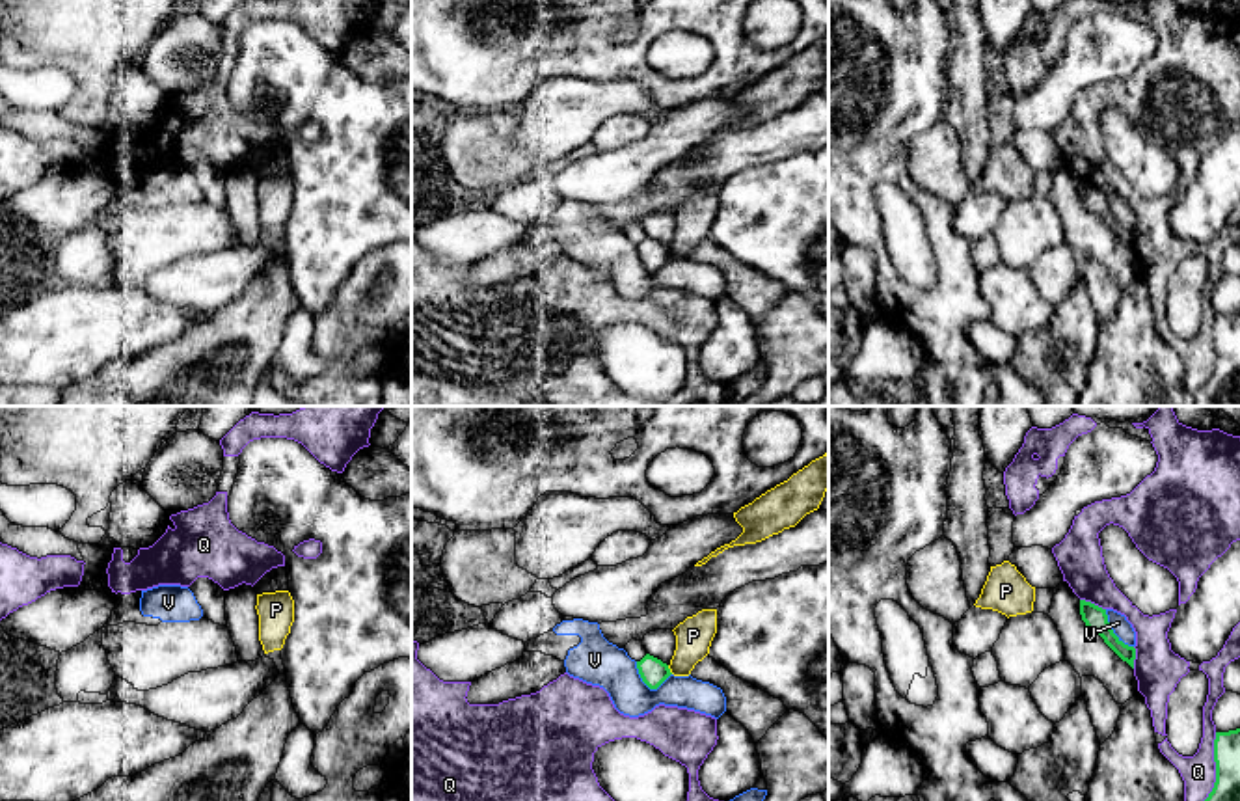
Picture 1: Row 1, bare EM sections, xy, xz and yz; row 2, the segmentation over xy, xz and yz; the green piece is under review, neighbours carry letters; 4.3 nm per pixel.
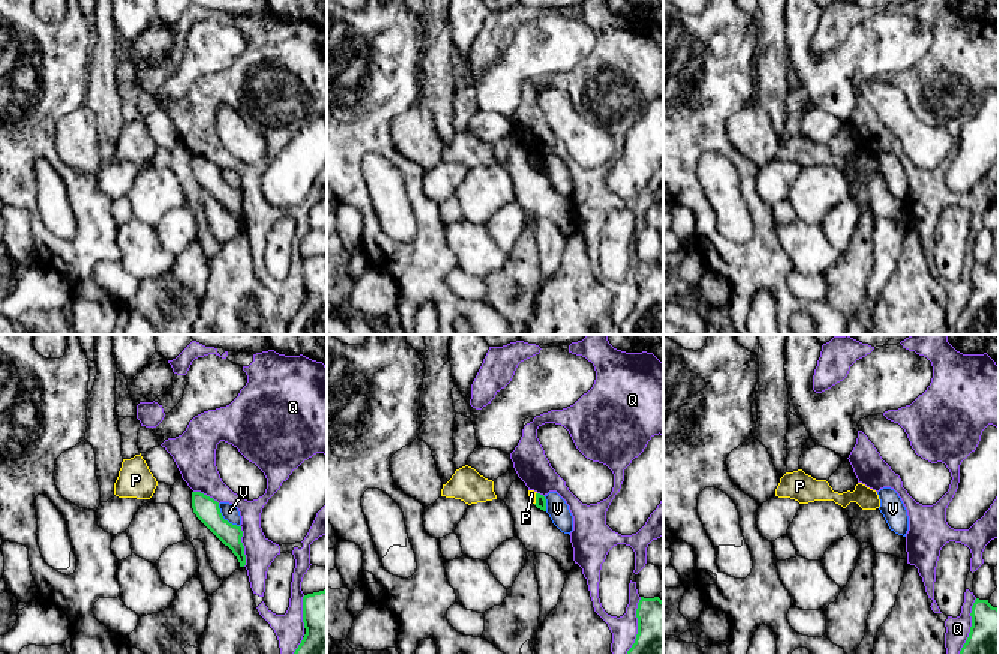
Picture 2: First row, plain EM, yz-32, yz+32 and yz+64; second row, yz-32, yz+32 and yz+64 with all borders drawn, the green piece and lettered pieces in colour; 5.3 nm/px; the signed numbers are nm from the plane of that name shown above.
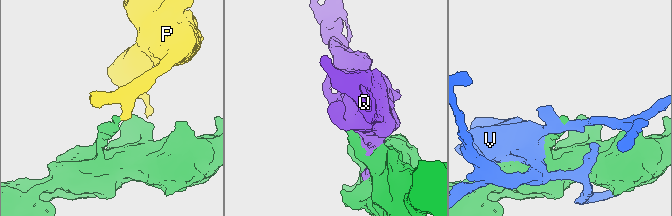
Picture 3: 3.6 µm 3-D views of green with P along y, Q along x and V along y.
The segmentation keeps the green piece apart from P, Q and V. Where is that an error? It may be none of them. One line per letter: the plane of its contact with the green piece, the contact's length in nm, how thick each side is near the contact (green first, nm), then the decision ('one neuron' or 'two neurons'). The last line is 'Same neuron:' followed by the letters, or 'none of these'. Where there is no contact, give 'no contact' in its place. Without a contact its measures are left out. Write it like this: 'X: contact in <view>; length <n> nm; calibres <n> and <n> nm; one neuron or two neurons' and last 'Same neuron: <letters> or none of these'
P: contact in xz; length 50 nm; calibres 120 and 160 nm; two neurons
Q: contact in yz; length 360 nm; calibres 190 and 150 nm; two neurons
V: contact in xz; length 170 nm; calibres 120 and 200 nm; two neurons
Same neuron: none of these

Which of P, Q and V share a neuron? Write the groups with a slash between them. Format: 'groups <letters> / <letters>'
groups P / Q / V

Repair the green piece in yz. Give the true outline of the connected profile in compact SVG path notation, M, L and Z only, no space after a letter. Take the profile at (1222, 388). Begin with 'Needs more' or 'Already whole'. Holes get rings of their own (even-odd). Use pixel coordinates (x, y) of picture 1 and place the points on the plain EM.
Already whole. M1240 311L1216 315L1216 365L1193 393L1195 406L1240 406Z

